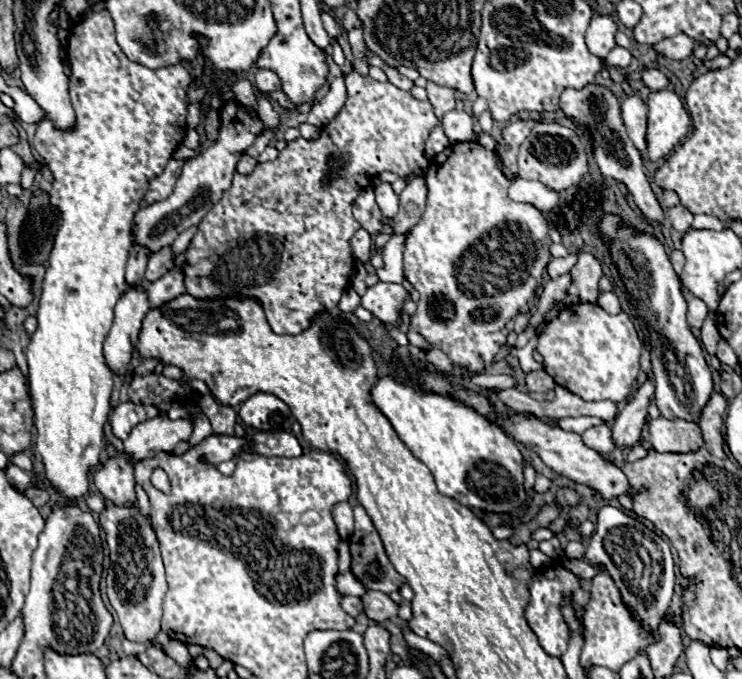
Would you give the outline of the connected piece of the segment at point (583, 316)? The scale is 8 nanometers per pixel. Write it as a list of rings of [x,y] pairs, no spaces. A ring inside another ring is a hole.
[[[574,303],[562,309],[538,335],[536,349],[544,357],[546,373],[584,401],[626,401],[640,375],[642,343],[632,321],[626,313],[608,315],[592,303]]]

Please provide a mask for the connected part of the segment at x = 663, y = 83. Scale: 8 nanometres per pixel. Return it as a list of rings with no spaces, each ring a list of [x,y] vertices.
[[[652,67],[652,69],[644,69],[642,71],[642,81],[646,83],[646,87],[650,87],[652,91],[662,91],[662,89],[666,89],[668,87],[668,77],[666,77],[666,73],[662,73],[660,69],[656,69],[656,67]]]

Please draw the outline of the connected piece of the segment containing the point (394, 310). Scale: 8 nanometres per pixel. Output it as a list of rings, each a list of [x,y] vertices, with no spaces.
[[[382,283],[368,287],[366,295],[362,297],[362,307],[368,309],[374,317],[384,323],[400,323],[402,303],[408,297],[408,291],[400,283]]]

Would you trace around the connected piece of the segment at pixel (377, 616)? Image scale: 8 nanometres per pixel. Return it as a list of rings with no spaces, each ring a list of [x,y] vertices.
[[[366,591],[362,595],[362,605],[364,605],[366,617],[376,623],[384,623],[386,619],[390,619],[398,613],[398,605],[380,591]]]

